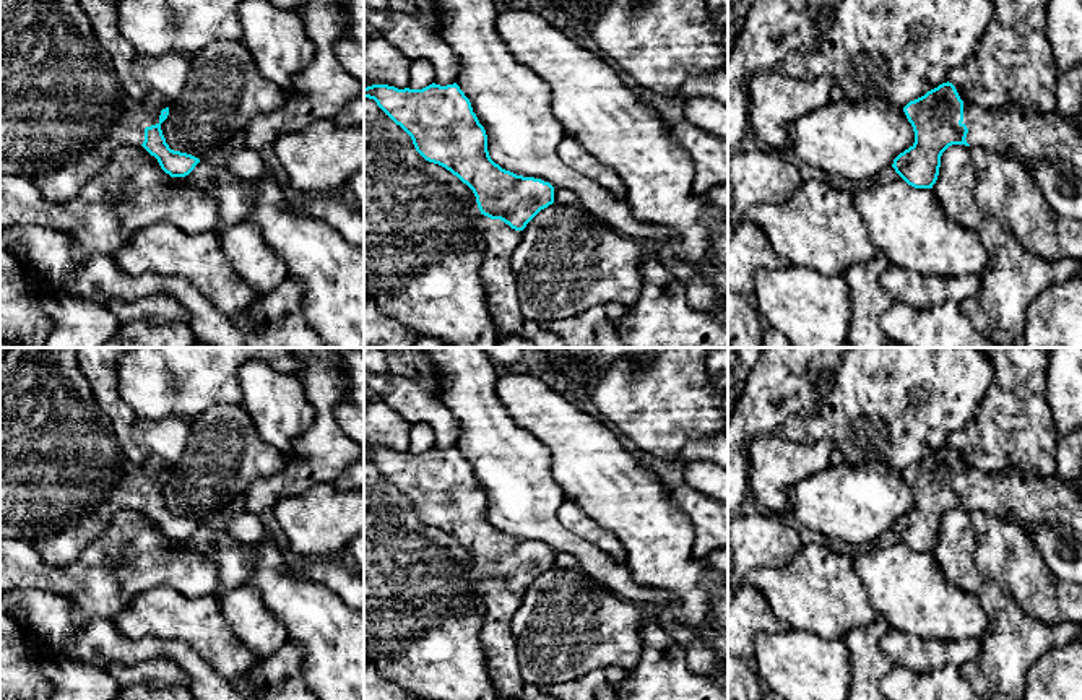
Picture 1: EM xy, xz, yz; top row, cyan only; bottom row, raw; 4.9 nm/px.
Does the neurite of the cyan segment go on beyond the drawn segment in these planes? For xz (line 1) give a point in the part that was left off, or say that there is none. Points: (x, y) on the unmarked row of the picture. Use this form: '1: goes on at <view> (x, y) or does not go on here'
1: goes on at xz (501, 604)

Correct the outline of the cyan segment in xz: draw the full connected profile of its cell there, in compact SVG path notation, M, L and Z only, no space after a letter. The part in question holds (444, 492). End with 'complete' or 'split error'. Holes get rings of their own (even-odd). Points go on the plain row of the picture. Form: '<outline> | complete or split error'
M432 447L422 453L372 448L364 452L364 461L374 463L411 500L426 525L466 547L481 578L492 583L483 590L486 612L481 642L487 676L500 700L556 700L523 681L512 633L522 594L554 567L554 551L505 534L491 523L486 494L457 447Z | split error

